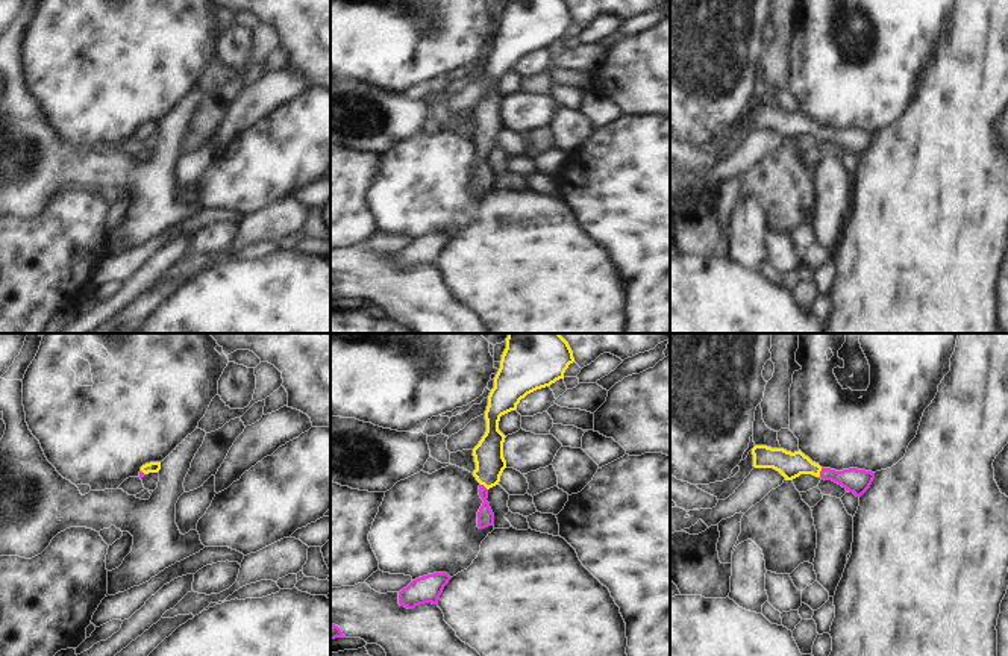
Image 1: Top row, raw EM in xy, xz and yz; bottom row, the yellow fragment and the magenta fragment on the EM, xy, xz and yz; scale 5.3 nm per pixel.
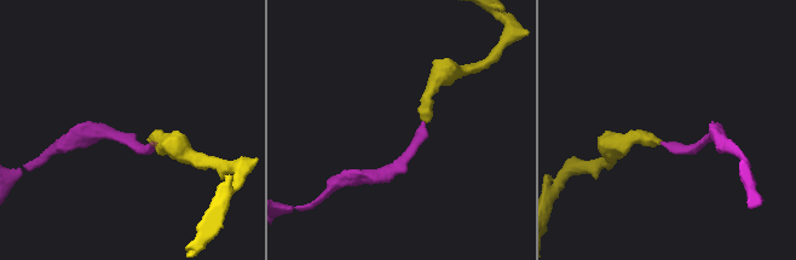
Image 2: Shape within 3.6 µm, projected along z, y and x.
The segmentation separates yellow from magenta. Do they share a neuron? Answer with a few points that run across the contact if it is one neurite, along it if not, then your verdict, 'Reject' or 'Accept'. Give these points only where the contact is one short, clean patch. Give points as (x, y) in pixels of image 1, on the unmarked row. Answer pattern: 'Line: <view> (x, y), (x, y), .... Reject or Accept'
Line: yz (790, 126), (807, 126), (819, 134), (855, 141). Accept

